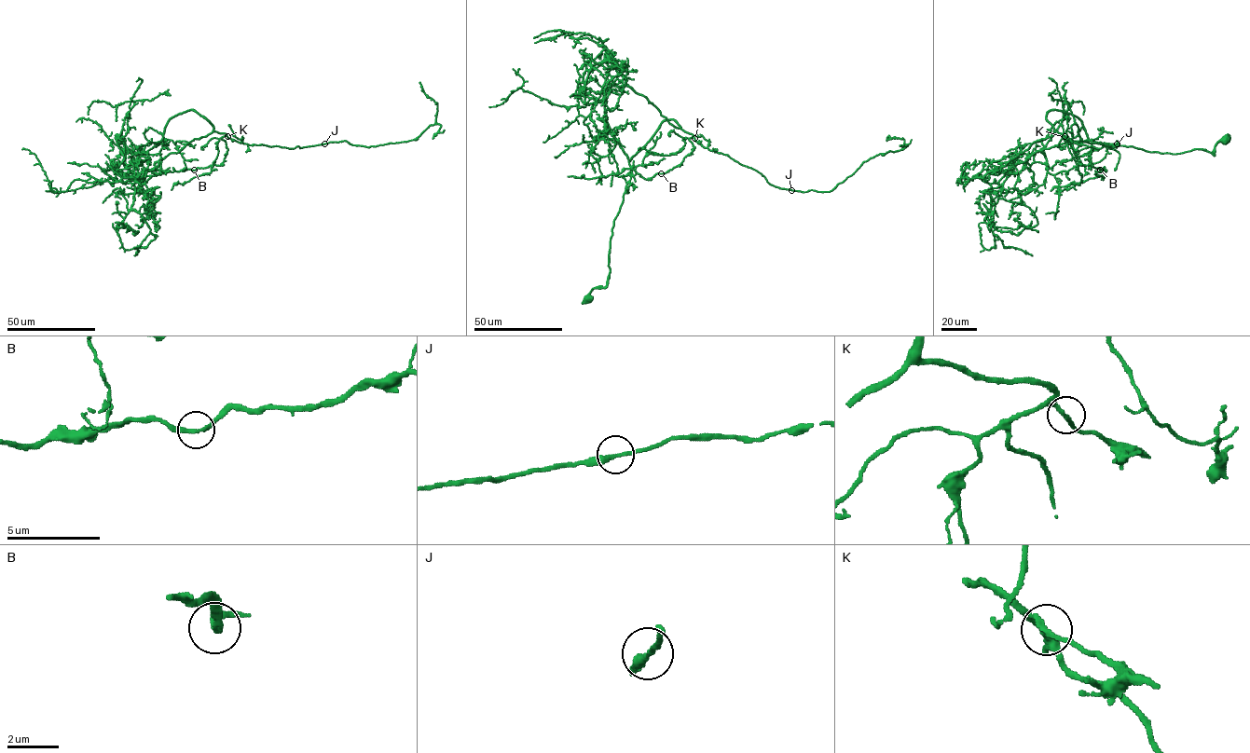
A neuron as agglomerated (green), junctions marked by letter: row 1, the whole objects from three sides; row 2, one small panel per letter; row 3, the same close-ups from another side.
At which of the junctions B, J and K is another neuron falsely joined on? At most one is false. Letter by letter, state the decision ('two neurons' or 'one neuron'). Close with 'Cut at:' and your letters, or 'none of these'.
B: one neuron
J: one neuron
K: one neuron
Cut at: none of these

